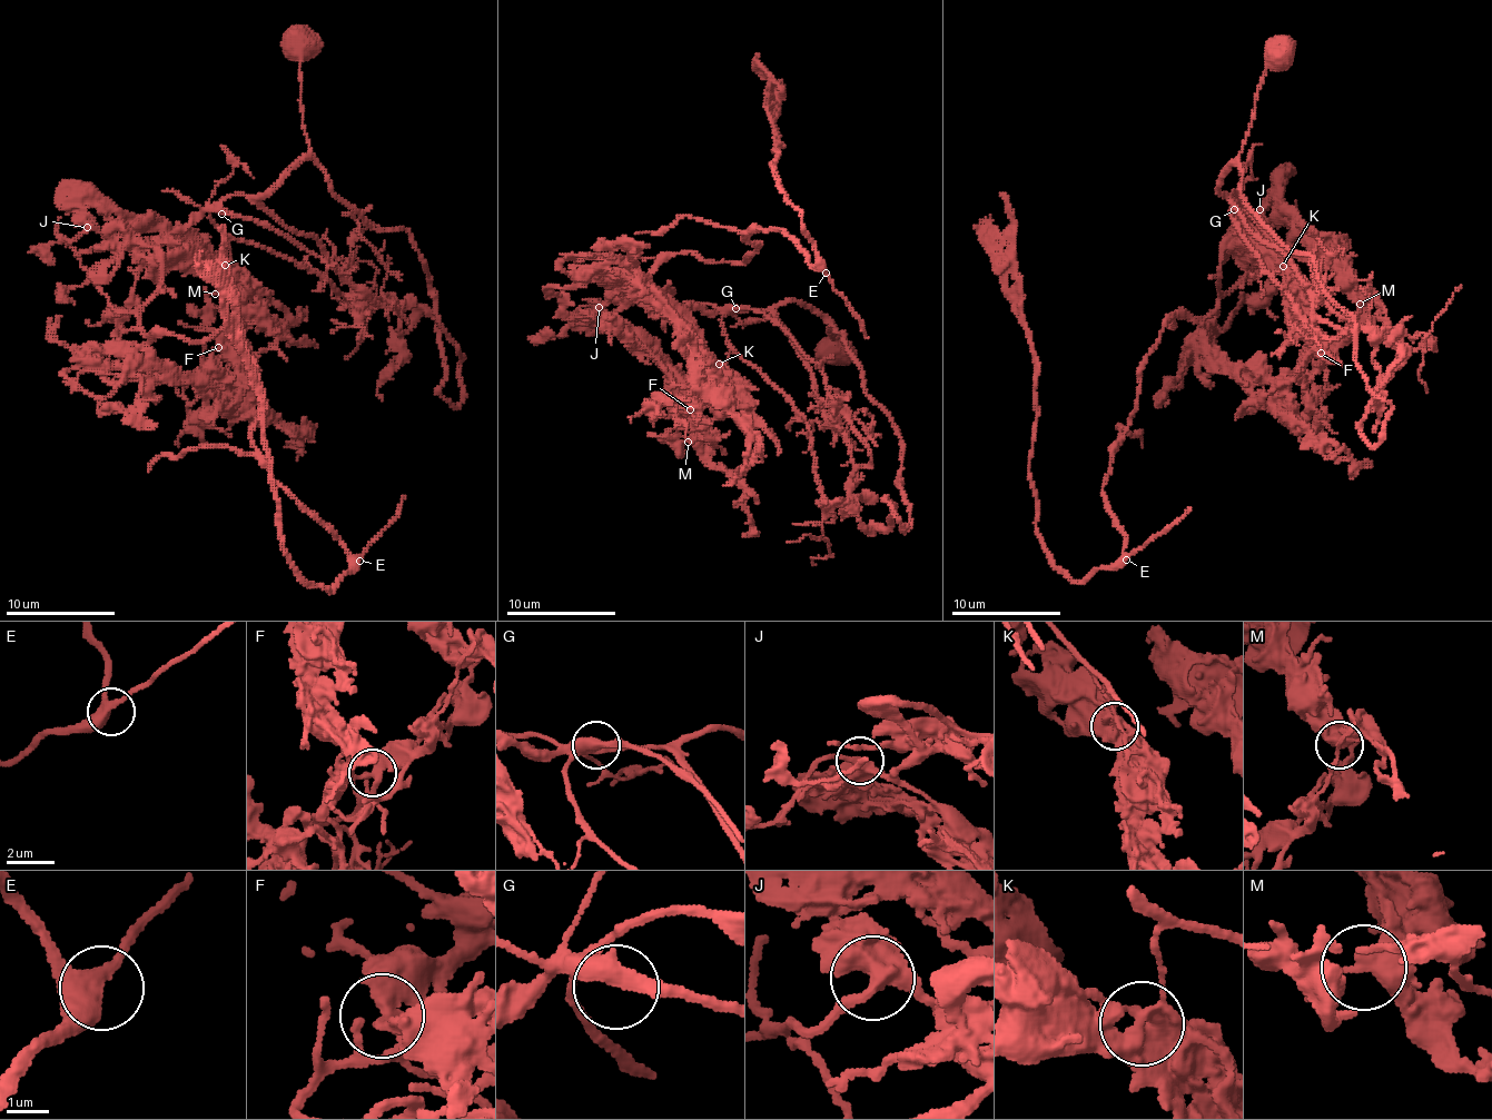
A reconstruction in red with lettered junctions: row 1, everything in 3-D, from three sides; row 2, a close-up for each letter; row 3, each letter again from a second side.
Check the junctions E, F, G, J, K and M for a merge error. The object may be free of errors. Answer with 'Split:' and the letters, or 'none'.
Split: K

